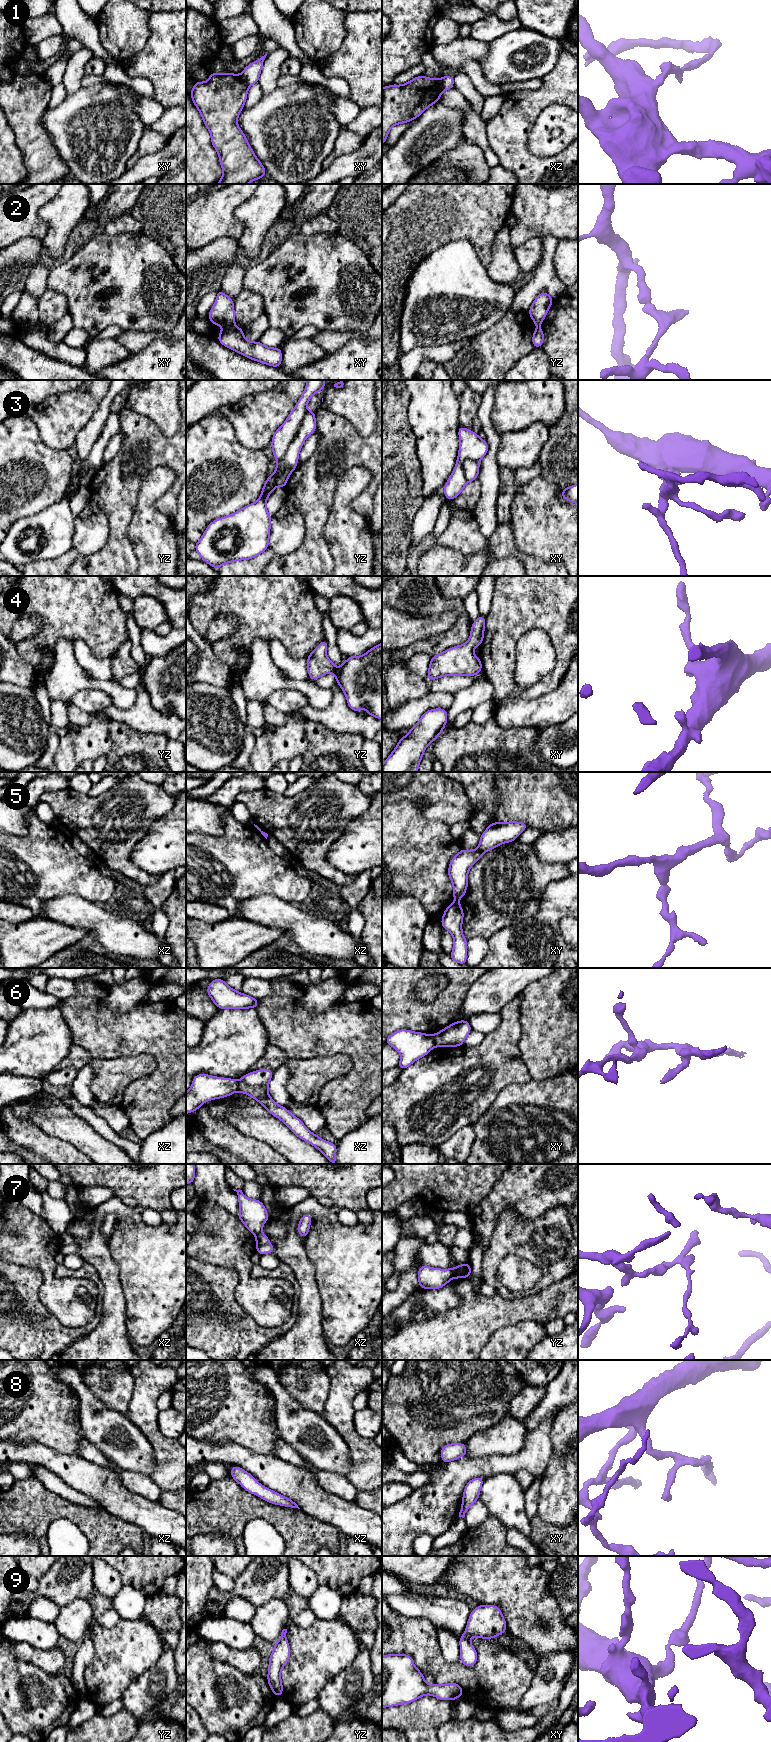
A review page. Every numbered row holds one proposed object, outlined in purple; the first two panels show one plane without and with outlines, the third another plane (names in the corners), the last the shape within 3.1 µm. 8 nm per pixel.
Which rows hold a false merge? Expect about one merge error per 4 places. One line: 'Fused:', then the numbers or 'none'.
Fused: 1, 2, 3, 5, 6, 7

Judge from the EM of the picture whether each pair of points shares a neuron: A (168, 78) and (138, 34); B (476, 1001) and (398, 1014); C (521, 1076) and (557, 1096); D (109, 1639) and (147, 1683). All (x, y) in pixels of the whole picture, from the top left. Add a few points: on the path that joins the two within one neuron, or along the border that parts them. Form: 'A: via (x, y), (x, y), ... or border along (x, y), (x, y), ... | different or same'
A: border along (148, 21), (150, 36), (146, 44), (128, 60) | different
B: border along (473, 982), (464, 997), (459, 1012), (459, 1019) | different
C: border along (531, 1078), (526, 1082), (509, 1083), (506, 1086) | different
D: border along (158, 1660), (138, 1675), (123, 1691) | different

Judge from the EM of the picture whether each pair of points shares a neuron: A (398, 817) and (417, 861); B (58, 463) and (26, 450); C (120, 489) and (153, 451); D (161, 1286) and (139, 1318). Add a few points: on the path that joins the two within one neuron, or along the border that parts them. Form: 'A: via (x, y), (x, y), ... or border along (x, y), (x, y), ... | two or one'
A: via (398, 828), (398, 834), (414, 850) | one
B: via (50, 463), (34, 458) | one
C: via (125, 479), (143, 459) | one
D: via (155, 1294), (153, 1304), (147, 1310) | one

